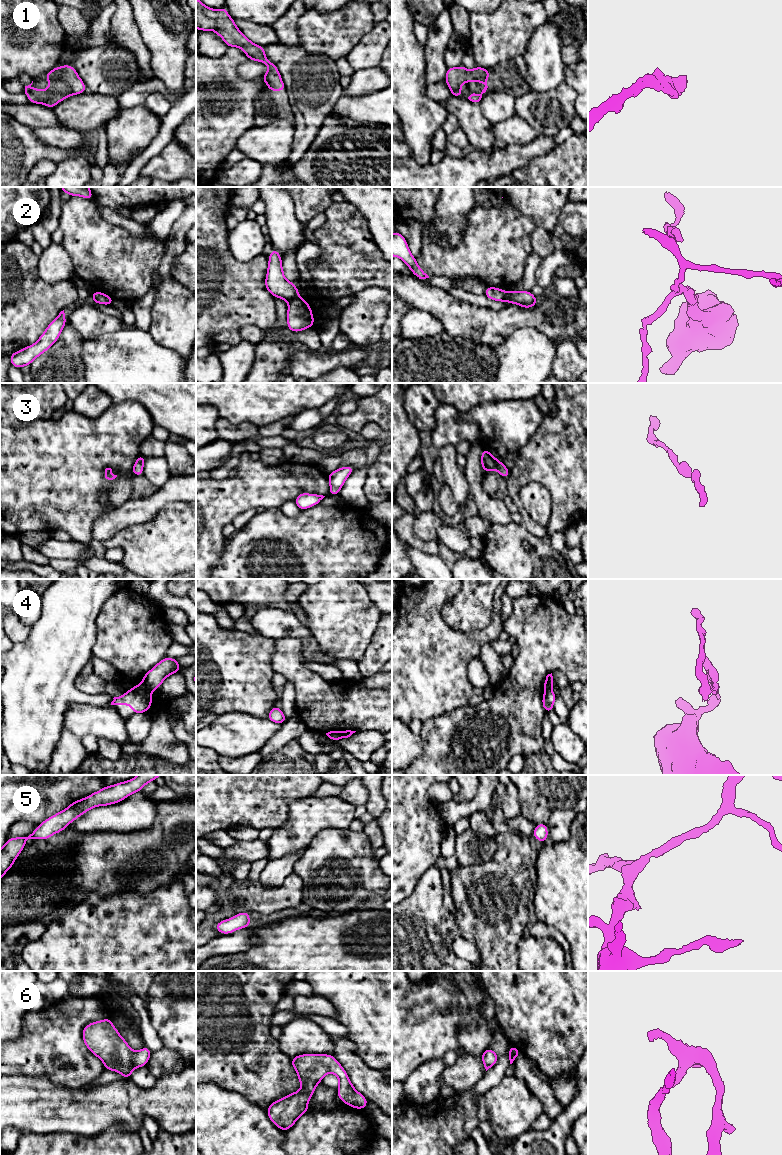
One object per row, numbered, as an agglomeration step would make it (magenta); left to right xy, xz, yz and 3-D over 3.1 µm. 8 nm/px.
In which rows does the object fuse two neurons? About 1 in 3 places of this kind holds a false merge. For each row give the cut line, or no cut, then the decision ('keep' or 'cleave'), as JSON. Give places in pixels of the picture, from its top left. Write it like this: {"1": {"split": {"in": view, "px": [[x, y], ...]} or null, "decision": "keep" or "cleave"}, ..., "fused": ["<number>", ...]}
{"1": {"split": null, "decision": "keep"}, "2": {"split": {"in": "xz", "px": [[297, 295], [288, 301]]}, "decision": "cleave"}, "3": {"split": null, "decision": "keep"}, "4": {"split": {"in": "xy", "px": [[141, 684], [149, 693]]}, "decision": "cleave"}, "5": {"split": null, "decision": "keep"}, "6": {"split": null, "decision": "keep"}, "fused": ["2", "4"]}

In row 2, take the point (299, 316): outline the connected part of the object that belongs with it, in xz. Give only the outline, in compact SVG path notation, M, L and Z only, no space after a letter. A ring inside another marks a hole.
M300 296L288 301L286 319L288 329L292 332L300 332L309 327L314 327L311 306Z

